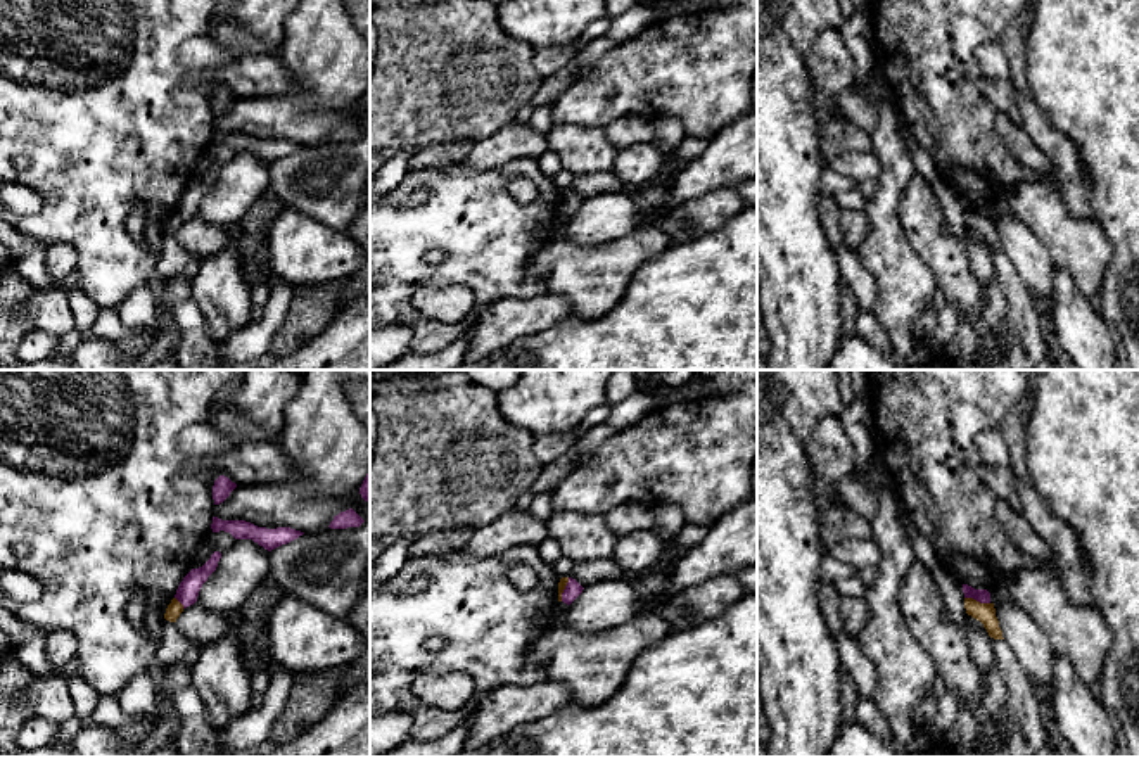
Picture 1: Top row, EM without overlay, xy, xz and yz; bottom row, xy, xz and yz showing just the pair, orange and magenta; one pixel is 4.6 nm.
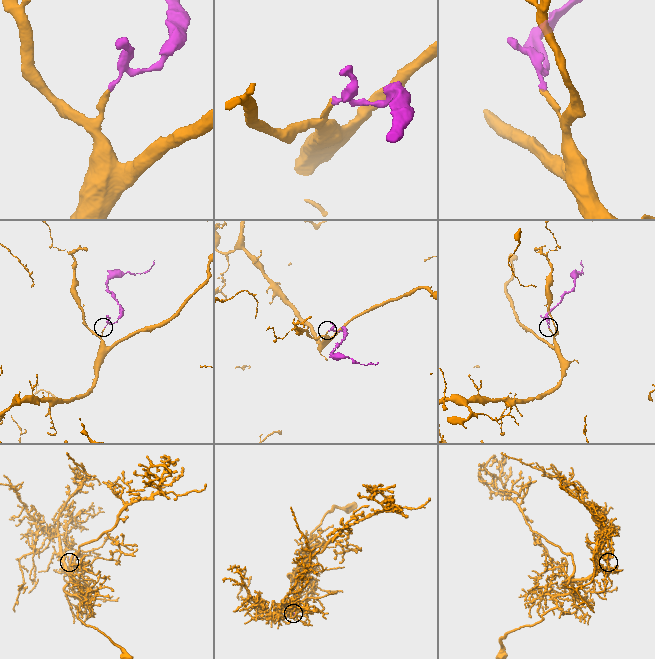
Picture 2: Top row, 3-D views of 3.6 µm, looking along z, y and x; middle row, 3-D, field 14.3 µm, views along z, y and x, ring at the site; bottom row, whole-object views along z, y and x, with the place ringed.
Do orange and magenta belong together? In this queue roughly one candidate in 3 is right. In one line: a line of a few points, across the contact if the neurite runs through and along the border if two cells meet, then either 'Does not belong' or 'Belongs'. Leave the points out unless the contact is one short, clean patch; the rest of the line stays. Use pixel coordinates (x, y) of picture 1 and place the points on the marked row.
Line: yz (965, 597), (989, 604). Does not belong

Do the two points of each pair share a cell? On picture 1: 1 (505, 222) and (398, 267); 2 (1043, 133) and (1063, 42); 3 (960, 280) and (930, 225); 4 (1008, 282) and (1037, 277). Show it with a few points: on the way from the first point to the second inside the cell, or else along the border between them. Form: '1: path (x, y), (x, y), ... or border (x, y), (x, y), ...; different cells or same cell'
1: path (479, 229), (436, 229), (424, 241); same cell
2: border (1032, 95), (1049, 120), (1074, 144); different cells
3: path (953, 267), (930, 239); same cell
4: border (1003, 253), (1036, 296); different cells

